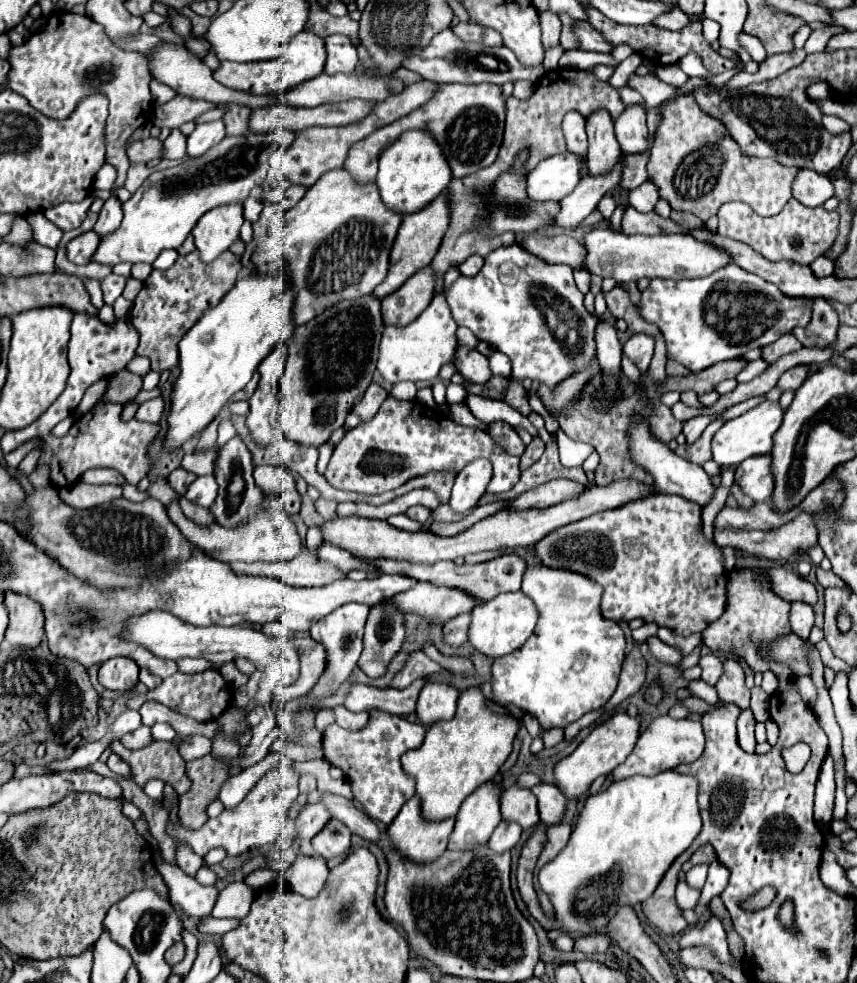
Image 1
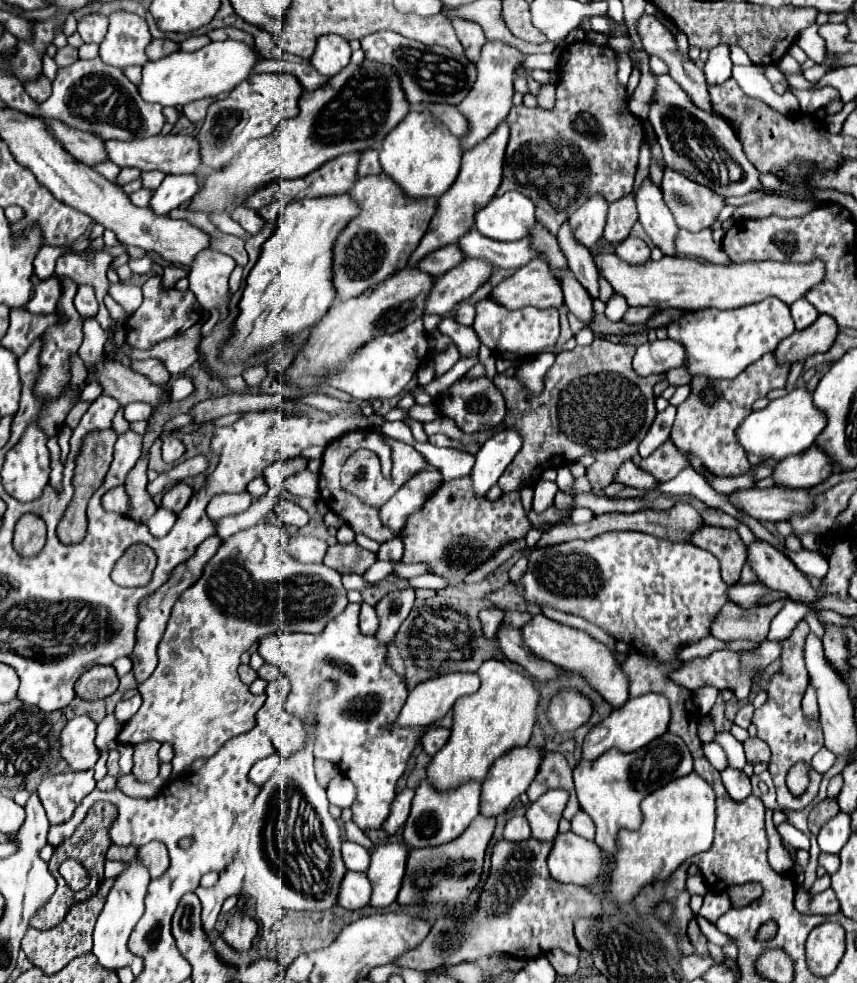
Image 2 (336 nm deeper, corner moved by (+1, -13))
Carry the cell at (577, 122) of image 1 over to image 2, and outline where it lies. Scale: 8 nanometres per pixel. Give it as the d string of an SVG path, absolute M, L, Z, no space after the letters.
M567 222L561 226L557 240L569 262L569 270L575 274L575 278L581 282L581 286L591 294L591 298L597 300L599 298L599 276L597 276L597 270L593 264L591 250L573 240L573 234L571 234Z

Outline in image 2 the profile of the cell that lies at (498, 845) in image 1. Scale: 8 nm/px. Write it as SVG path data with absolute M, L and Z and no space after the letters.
M517 814L513 818L507 820L505 824L505 840L511 840L511 842L521 842L521 840L527 840L531 836L531 828L529 828L529 822L523 814Z

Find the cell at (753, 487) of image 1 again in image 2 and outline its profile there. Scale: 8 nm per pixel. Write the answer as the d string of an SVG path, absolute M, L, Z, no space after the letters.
M811 446L809 450L789 456L775 466L773 478L779 486L789 488L813 488L833 474L835 466L829 462L829 456L819 448Z

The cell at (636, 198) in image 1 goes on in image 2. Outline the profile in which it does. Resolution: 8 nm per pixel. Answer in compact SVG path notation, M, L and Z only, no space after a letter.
M709 228L697 234L681 230L677 238L677 250L681 256L699 256L711 264L731 264L727 254L723 254L723 248L713 242Z

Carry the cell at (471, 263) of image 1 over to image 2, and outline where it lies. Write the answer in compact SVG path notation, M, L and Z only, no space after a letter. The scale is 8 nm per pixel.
M461 302L459 308L455 310L455 322L461 326L471 326L475 320L475 306L471 302Z

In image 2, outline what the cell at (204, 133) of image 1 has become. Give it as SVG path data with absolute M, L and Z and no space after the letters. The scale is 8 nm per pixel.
M169 174L169 176L165 176L165 180L155 190L155 194L149 202L151 212L159 214L159 216L167 216L171 210L189 202L195 196L195 192L199 190L199 182L195 182L195 180L197 178L193 174L183 174L183 176Z

